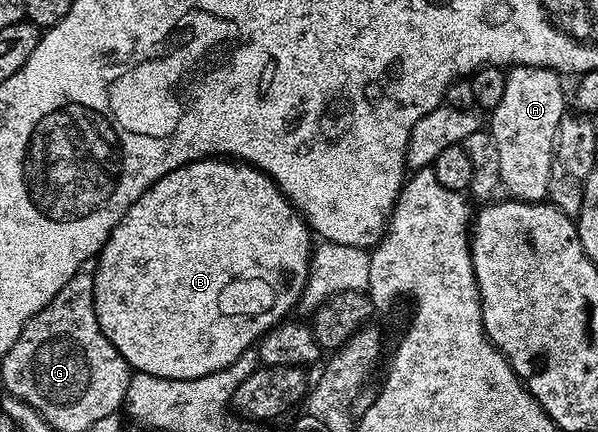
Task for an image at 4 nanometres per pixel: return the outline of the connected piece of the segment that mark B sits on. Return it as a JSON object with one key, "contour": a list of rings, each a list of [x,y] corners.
{"contour":[[[205,157],[202,161],[191,161],[188,165],[178,167],[174,171],[170,171],[162,179],[158,179],[158,183],[151,185],[149,189],[142,196],[131,205],[126,211],[126,215],[122,215],[120,222],[114,227],[114,231],[109,235],[108,242],[104,244],[103,249],[98,254],[98,260],[94,265],[94,303],[96,304],[96,314],[98,315],[98,323],[102,327],[102,331],[106,335],[106,339],[110,339],[110,343],[114,343],[114,347],[126,359],[126,363],[137,373],[145,373],[146,375],[158,375],[162,379],[198,379],[202,375],[210,375],[214,371],[222,371],[226,367],[230,367],[236,361],[241,360],[245,356],[244,353],[248,348],[255,346],[260,338],[268,333],[285,320],[289,316],[291,309],[297,308],[300,296],[303,293],[304,284],[307,281],[308,262],[312,257],[314,248],[314,237],[308,228],[308,222],[300,216],[292,202],[285,197],[283,191],[276,186],[276,182],[263,173],[262,170],[257,169],[255,165],[241,163],[236,159],[217,159],[216,157]]]}

